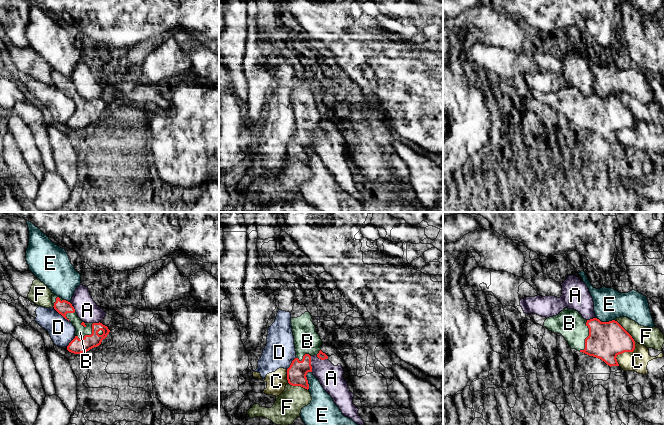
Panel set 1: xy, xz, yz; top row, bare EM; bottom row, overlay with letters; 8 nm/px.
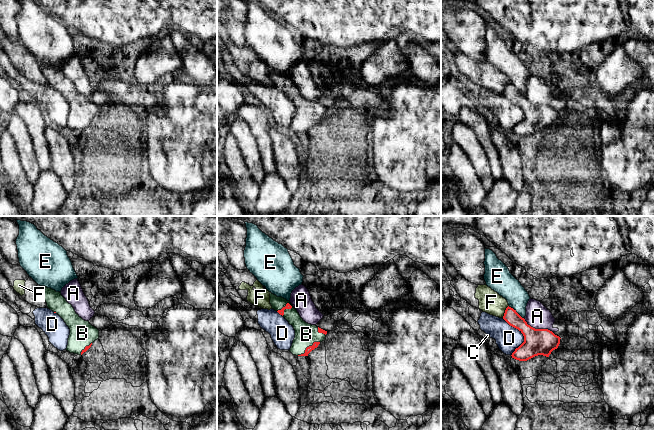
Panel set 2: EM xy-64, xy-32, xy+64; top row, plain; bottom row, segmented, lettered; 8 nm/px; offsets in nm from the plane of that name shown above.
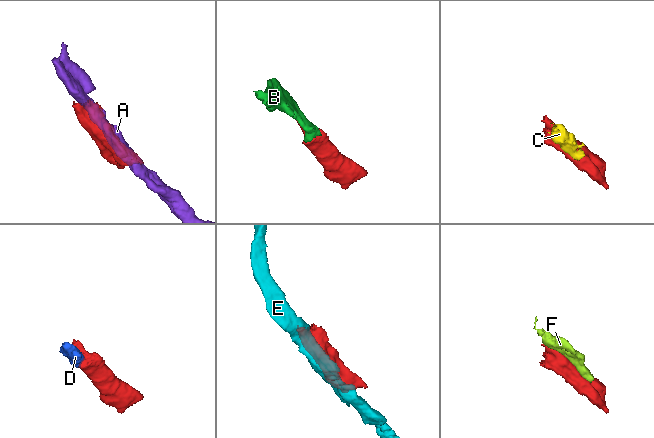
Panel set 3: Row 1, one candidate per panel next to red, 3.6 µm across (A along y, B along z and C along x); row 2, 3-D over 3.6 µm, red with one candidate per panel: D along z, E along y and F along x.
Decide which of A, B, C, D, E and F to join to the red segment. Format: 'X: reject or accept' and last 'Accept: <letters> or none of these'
A: reject
B: accept
C: reject
D: reject
E: reject
F: reject
Accept: B

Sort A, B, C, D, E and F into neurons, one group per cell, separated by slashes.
A / B / C D / E / F

